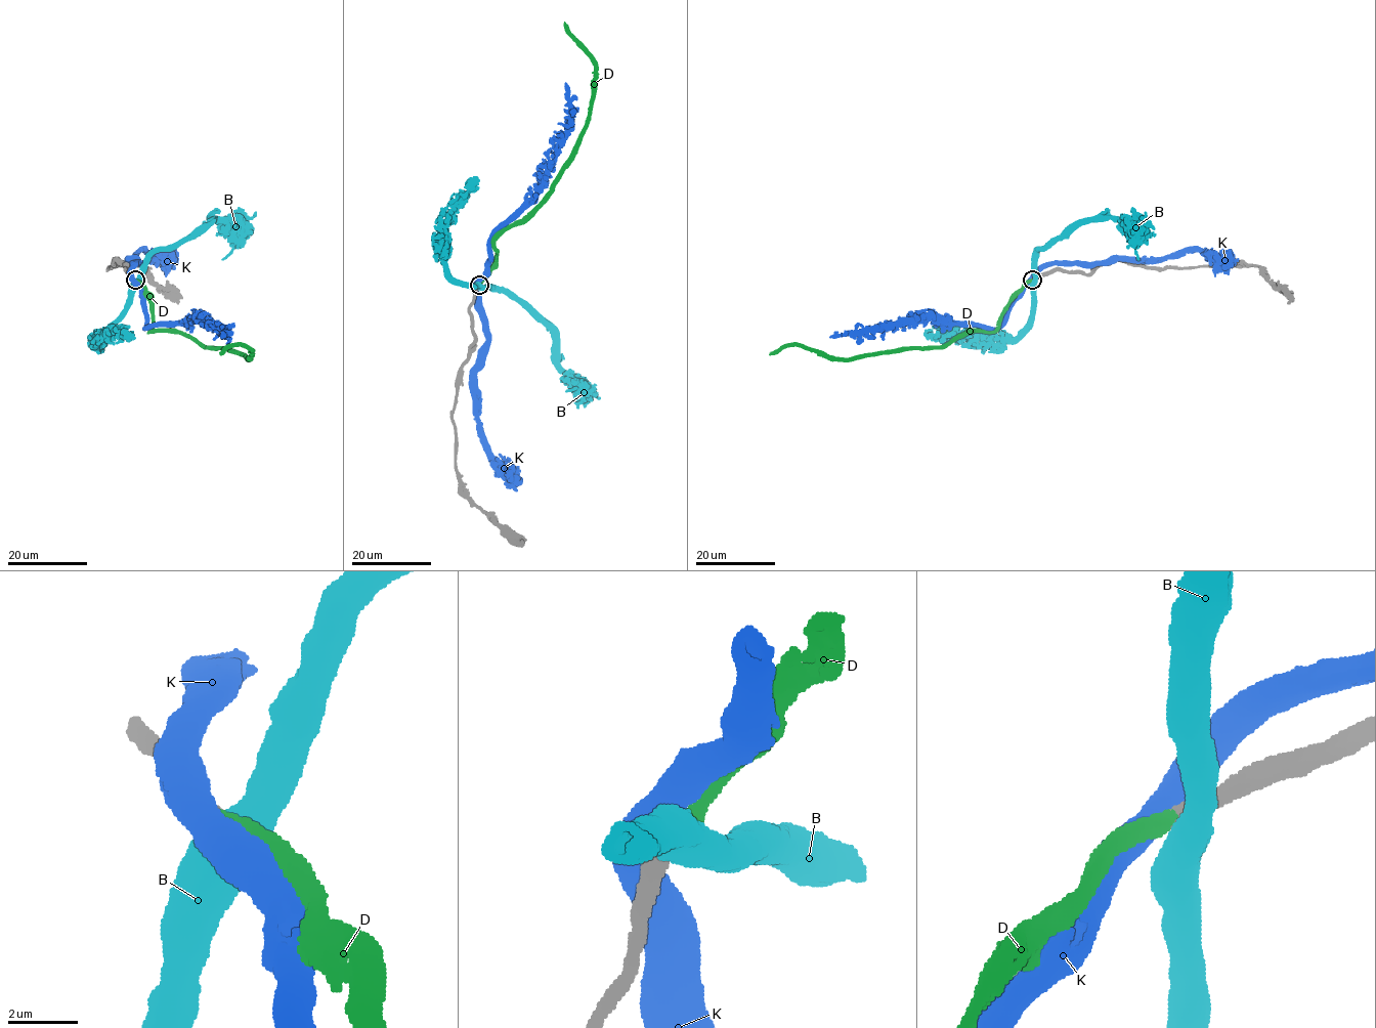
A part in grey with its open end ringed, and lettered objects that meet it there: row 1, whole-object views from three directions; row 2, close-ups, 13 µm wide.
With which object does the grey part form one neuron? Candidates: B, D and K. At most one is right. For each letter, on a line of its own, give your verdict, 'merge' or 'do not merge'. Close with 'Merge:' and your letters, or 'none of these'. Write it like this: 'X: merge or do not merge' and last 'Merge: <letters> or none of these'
B: do not merge
D: merge
K: do not merge
Merge: D

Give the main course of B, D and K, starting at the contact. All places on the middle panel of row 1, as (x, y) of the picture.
B: (477, 286), (510, 292), (553, 335), (554, 357), (576, 389), (565, 391)
D: (478, 285), (497, 256), (495, 240), (525, 217), (551, 188), (589, 115), (595, 77), (593, 56), (564, 22)
K: (476, 286), (483, 276), (493, 234), (534, 194), (562, 138), (569, 119), (565, 83)

